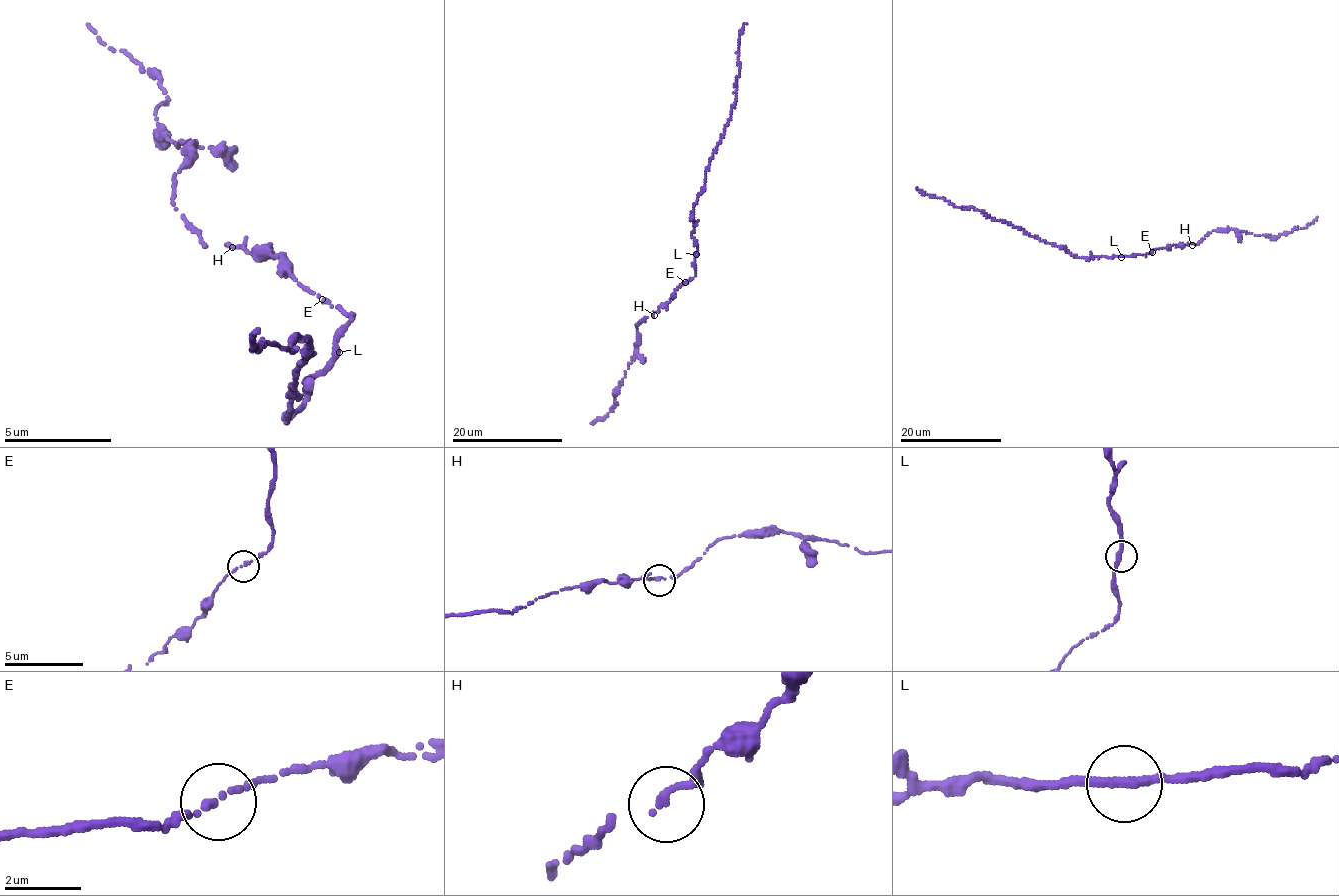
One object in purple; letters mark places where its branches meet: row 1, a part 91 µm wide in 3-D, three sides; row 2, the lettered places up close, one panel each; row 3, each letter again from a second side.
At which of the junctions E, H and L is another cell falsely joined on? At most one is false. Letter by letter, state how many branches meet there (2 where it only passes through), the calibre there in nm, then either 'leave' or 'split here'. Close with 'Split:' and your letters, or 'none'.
E: 2 branches meet; 160 nm thick; leave
H: 2 branches meet; 150 nm thick; leave
L: 2 branches meet; 280 nm thick; leave
Split: none

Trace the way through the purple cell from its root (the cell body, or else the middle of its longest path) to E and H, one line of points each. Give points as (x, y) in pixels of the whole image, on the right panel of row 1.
E: (1121, 256), (1152, 252)
H: (1121, 256), (1192, 245)

